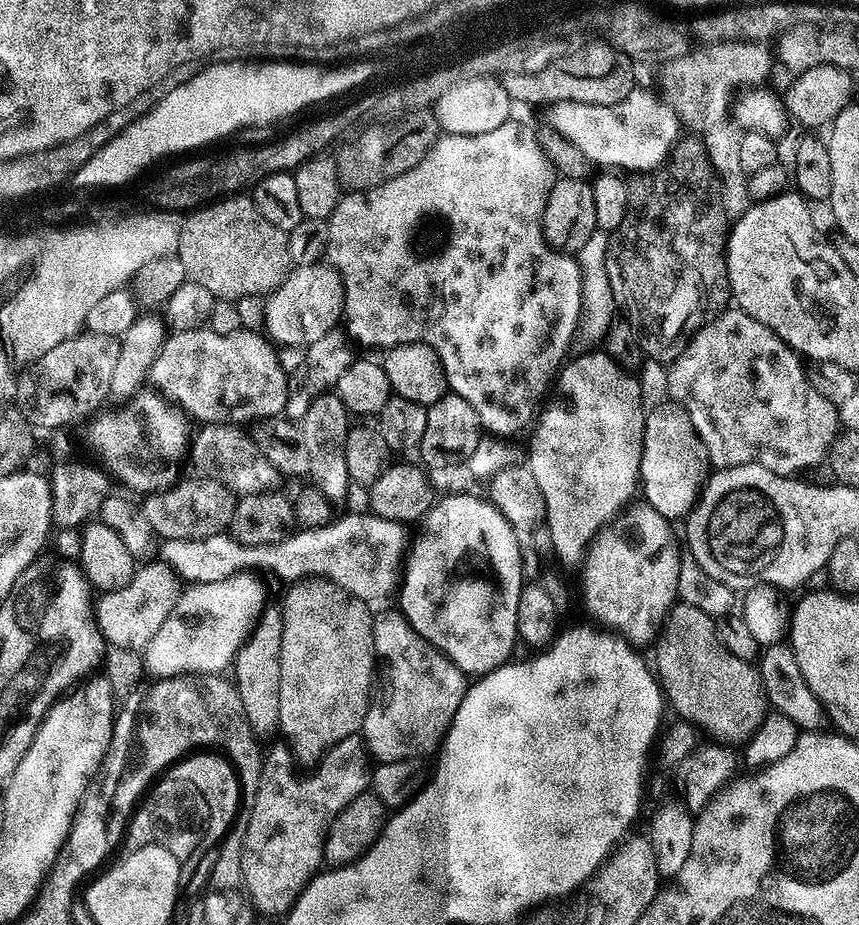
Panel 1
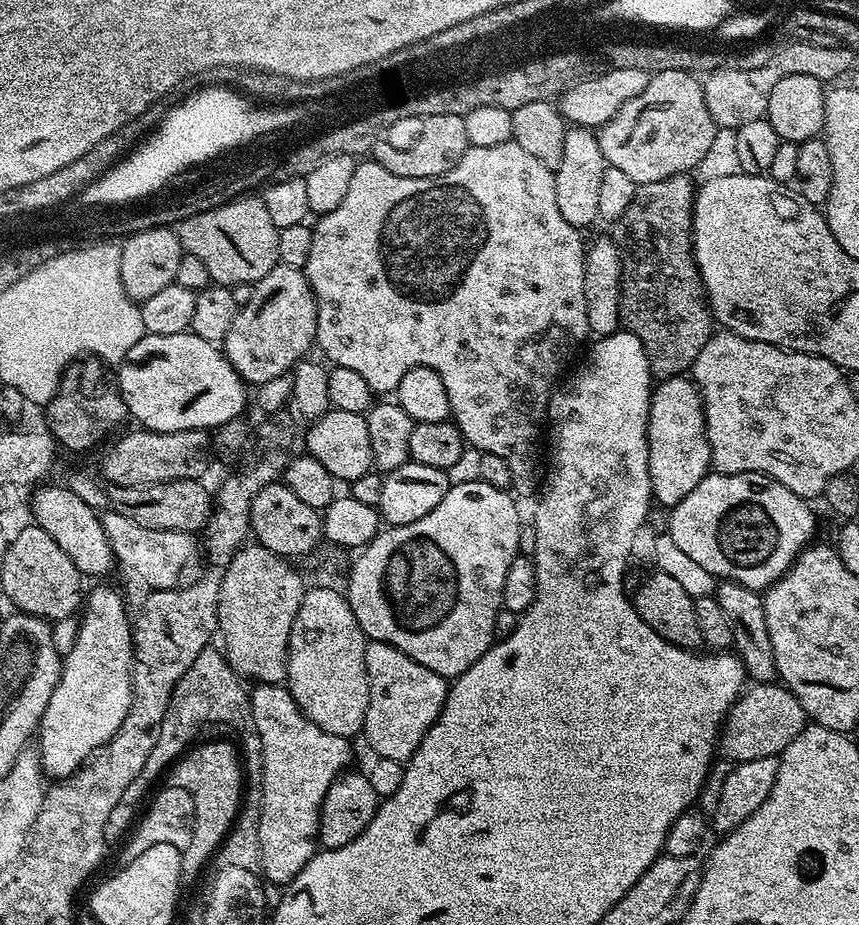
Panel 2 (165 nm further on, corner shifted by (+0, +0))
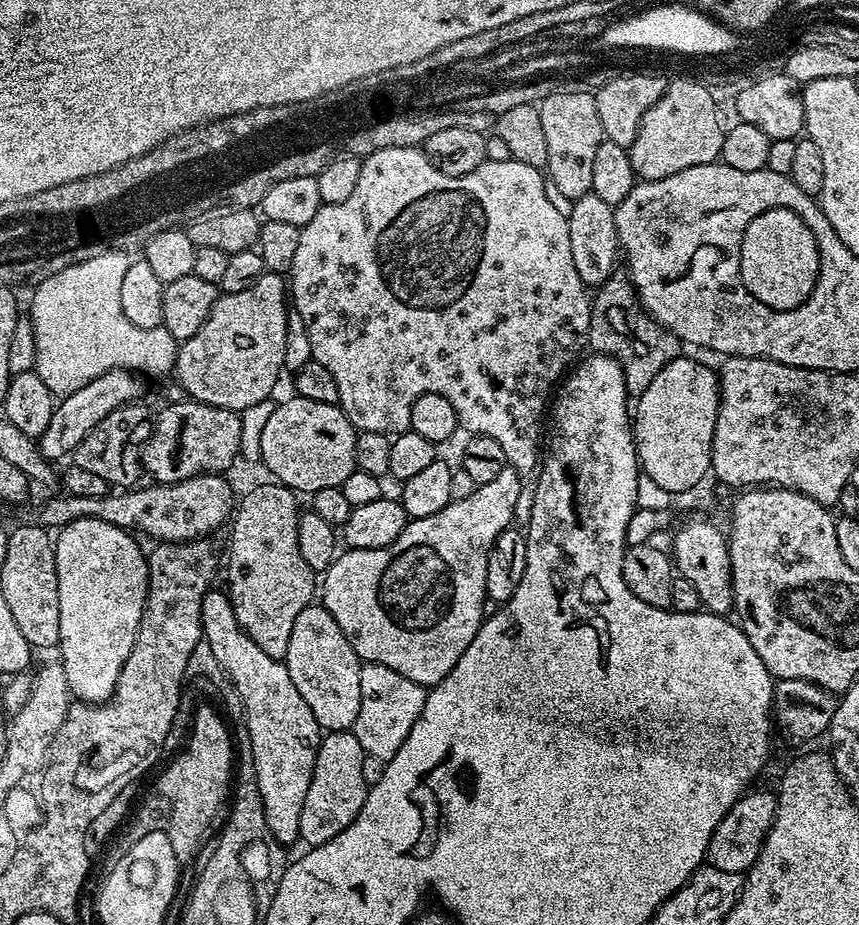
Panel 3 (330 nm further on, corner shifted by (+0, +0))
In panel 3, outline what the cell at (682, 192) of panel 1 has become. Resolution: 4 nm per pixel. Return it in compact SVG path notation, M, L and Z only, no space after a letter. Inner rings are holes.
M613 274L591 297L590 303L592 313L587 347L593 353L614 357L624 368L624 381L629 397L639 398L646 386L654 382L658 370L662 370L682 355L681 340L640 307L636 290L627 275Z

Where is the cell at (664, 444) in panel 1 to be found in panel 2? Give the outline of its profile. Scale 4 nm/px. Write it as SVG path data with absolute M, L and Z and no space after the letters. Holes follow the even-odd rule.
M687 375L669 376L655 385L648 411L648 469L655 503L671 506L682 502L712 468L704 404Z

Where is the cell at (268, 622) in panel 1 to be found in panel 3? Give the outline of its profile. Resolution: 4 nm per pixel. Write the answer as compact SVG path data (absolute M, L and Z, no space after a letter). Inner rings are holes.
M279 482L260 484L252 488L244 497L239 497L230 520L232 528L232 557L228 560L228 599L234 606L238 622L266 654L275 660L283 660L290 646L290 634L294 630L294 618L302 614L308 604L313 603L318 592L318 576L311 566L302 558L298 546L298 522L302 505L299 504L297 493Z

